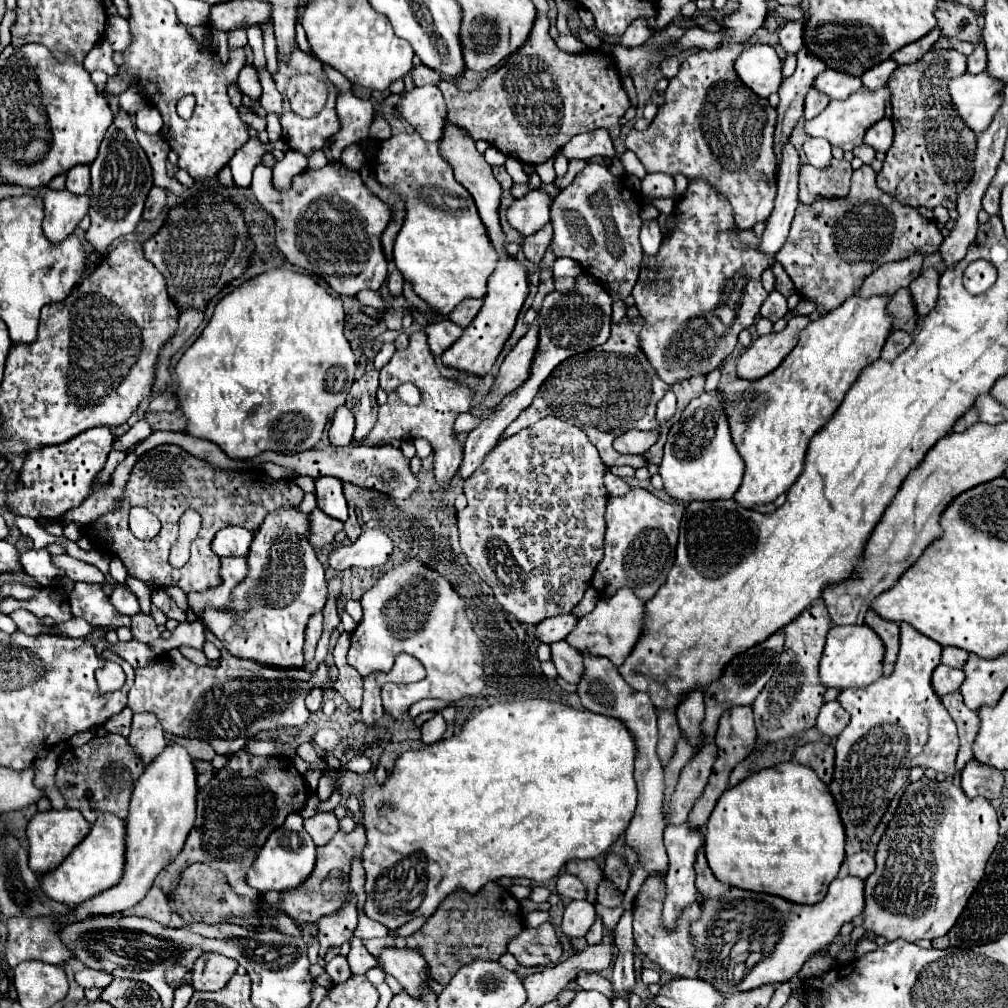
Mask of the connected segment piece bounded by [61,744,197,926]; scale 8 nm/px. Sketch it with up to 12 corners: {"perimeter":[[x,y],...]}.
{"perimeter":[[165,746],[131,796],[125,872],[61,924],[145,898],[195,822],[197,774]]}

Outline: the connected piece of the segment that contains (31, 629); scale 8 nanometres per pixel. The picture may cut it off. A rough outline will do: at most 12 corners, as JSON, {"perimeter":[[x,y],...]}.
{"perimeter":[[27,610],[11,612],[17,628],[29,636],[57,634],[55,626],[41,624]]}

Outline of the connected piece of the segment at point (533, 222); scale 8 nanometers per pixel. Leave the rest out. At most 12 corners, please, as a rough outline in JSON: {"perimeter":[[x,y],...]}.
{"perimeter":[[533,190],[513,200],[507,222],[521,236],[549,222],[549,196]]}

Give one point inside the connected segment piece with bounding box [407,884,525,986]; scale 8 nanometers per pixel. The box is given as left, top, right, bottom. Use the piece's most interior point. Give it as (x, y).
(466, 928)

